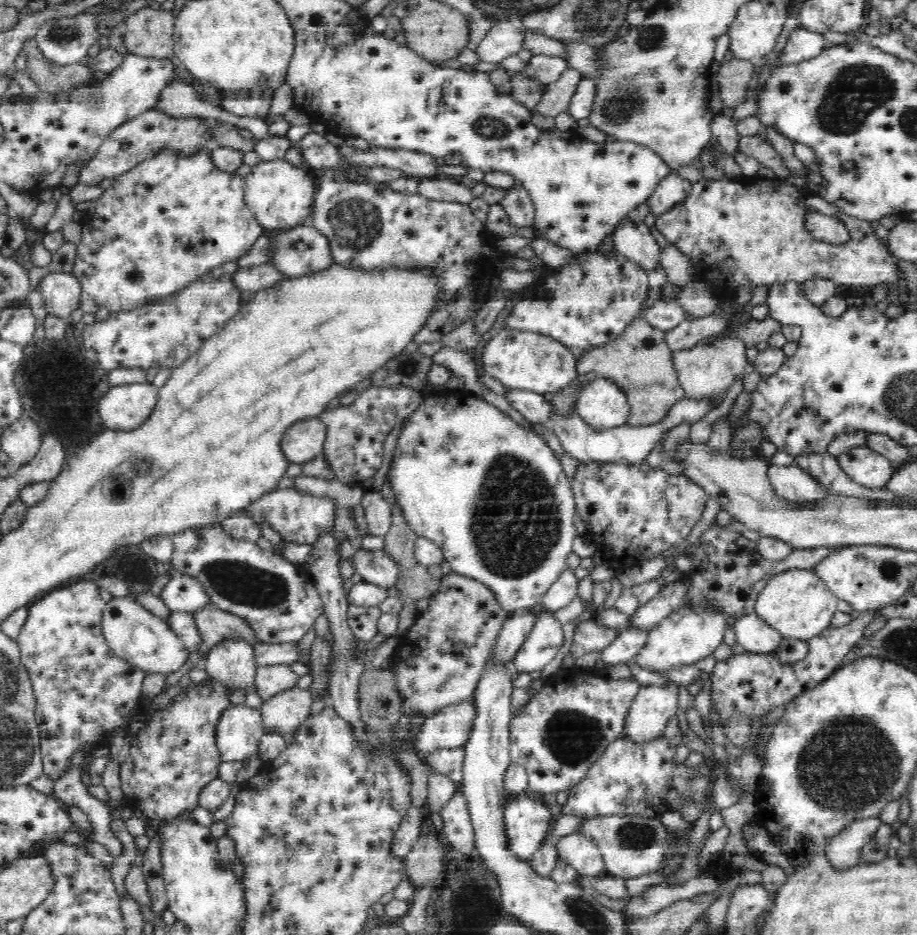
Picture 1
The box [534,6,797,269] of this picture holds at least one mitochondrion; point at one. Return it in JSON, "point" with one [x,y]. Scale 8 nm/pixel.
{"point":[623,104]}

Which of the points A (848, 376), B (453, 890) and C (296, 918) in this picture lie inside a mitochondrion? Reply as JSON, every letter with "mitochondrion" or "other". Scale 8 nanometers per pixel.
{"A":"other","B":"other","C":"other"}

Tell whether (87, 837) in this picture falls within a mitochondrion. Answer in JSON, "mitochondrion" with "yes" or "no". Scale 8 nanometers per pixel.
{"mitochondrion":"no"}

